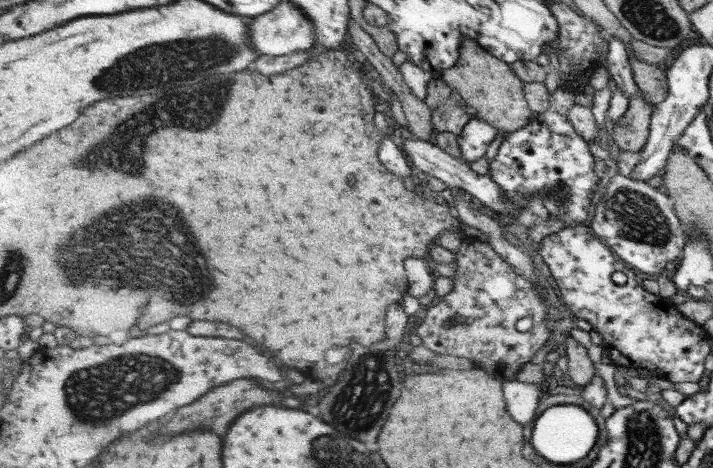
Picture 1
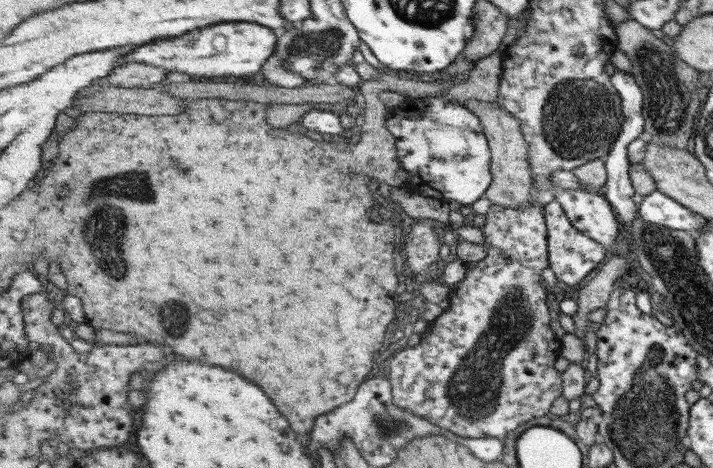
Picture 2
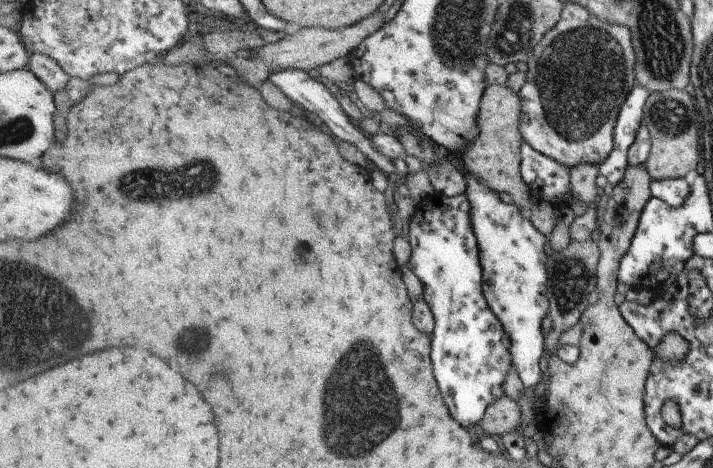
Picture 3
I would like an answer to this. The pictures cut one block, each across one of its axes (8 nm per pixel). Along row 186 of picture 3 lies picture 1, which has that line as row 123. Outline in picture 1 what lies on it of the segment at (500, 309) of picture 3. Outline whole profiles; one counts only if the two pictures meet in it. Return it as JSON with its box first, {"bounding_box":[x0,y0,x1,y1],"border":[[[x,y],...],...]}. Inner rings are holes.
{"bounding_box":[458,118,500,163],"border":[[[471,118],[458,136],[462,150],[461,160],[466,163],[479,160],[481,156],[487,154],[487,148],[491,146],[491,142],[497,140],[499,133],[500,130],[487,121]]]}

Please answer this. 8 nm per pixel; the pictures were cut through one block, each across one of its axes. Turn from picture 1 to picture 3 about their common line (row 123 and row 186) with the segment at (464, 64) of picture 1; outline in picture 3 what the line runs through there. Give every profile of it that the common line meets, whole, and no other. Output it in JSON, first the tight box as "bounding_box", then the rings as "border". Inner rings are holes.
{"bounding_box":[463,85,533,213],"border":[[[488,85],[482,98],[479,112],[479,136],[467,146],[463,154],[464,170],[473,174],[479,182],[487,184],[495,192],[506,192],[521,210],[528,213],[533,204],[529,186],[521,176],[522,146],[521,132],[522,104],[520,96],[506,85]]]}

